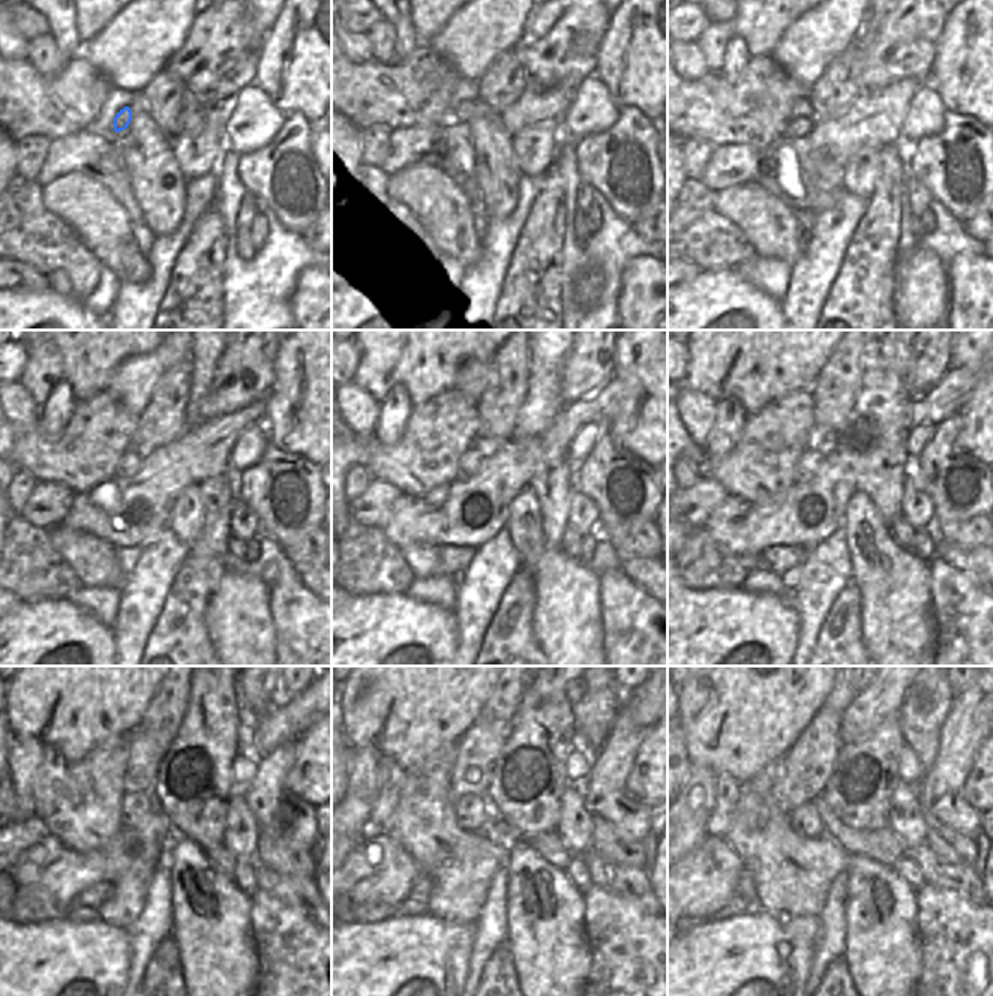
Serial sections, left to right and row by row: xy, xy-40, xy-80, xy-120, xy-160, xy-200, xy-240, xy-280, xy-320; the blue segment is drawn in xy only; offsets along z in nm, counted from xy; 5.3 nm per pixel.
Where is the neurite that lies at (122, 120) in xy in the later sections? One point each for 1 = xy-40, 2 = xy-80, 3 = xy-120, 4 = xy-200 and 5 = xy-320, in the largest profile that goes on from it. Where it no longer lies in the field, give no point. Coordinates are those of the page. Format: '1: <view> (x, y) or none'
1: xy-40 (458, 123)
2: xy-80 (798, 128)
3: xy-120 (131, 462)
4: xy-200 (809, 464)
5: xy-320 (804, 821)

